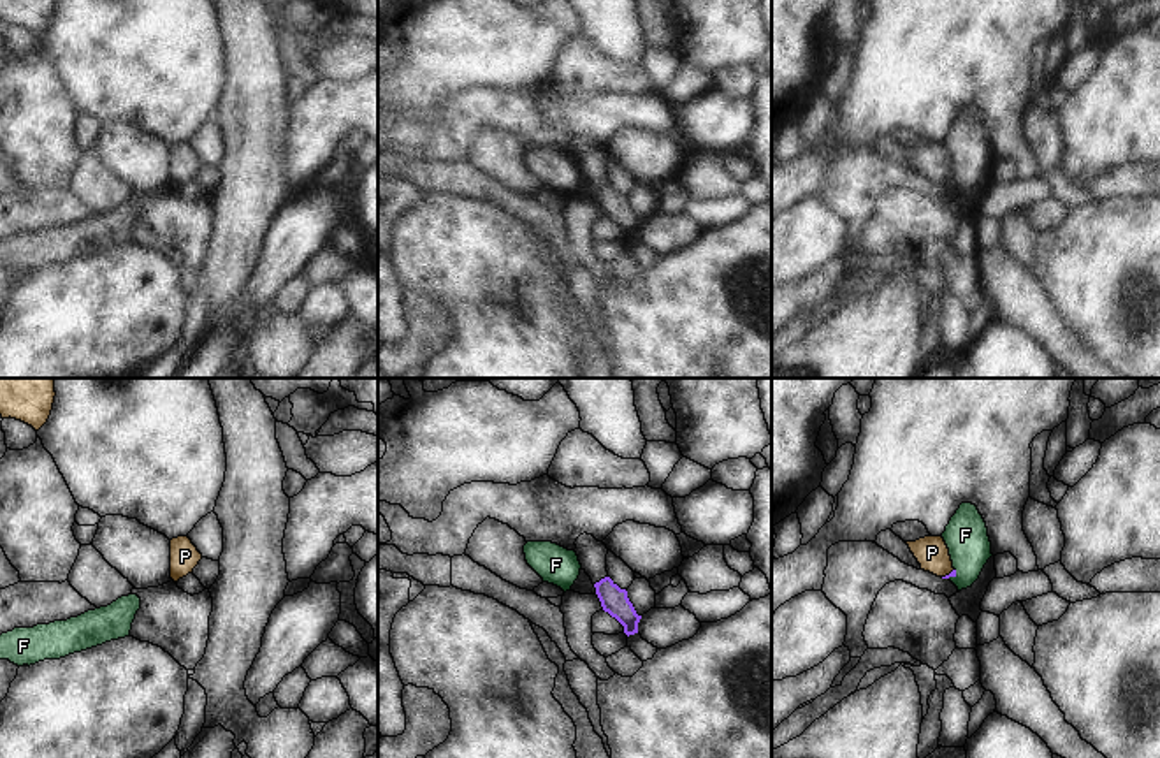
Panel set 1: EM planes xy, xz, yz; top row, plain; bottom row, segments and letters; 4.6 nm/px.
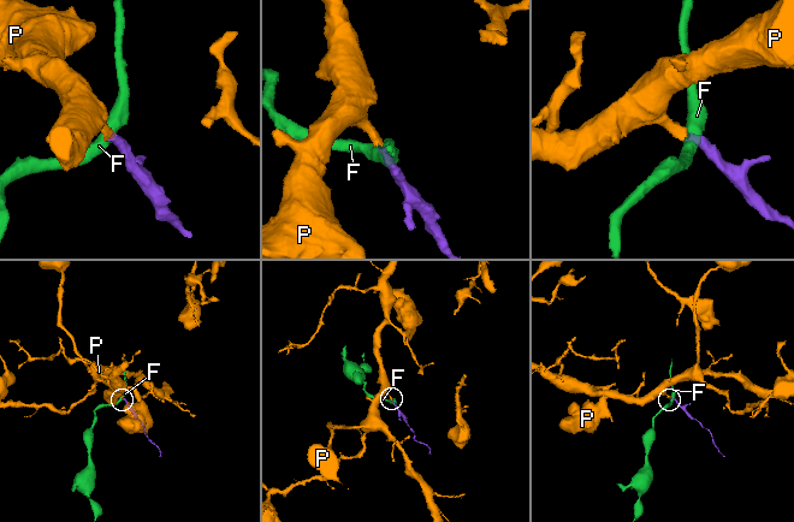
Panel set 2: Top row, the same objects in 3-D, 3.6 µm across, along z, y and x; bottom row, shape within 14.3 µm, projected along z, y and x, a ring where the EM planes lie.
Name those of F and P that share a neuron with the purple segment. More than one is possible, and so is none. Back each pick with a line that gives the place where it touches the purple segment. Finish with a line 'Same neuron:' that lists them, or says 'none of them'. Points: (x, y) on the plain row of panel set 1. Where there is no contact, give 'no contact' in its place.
P: contact yz (949, 180)
Same neuron: P

